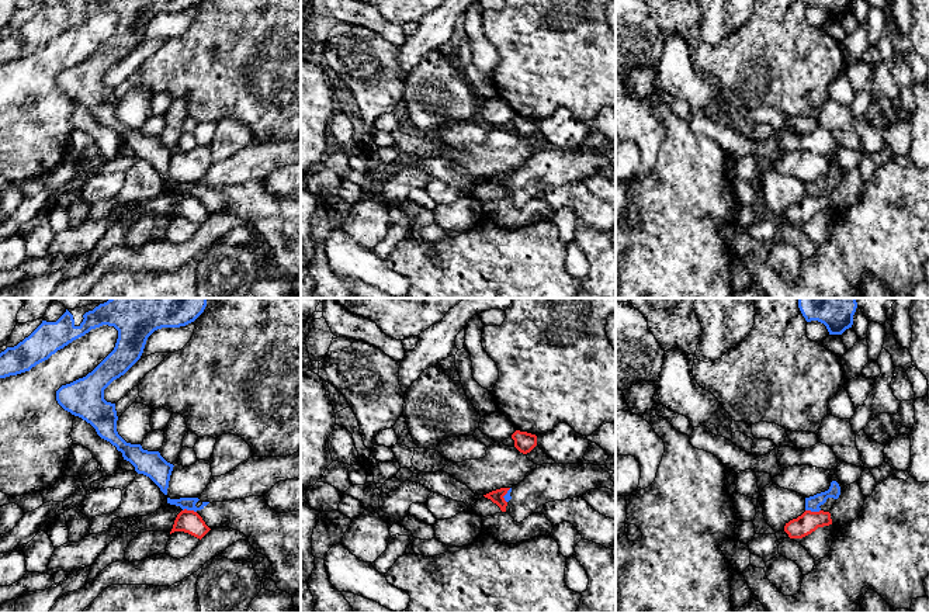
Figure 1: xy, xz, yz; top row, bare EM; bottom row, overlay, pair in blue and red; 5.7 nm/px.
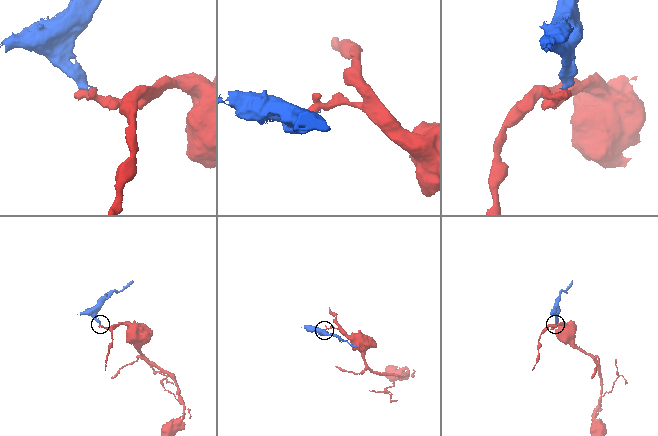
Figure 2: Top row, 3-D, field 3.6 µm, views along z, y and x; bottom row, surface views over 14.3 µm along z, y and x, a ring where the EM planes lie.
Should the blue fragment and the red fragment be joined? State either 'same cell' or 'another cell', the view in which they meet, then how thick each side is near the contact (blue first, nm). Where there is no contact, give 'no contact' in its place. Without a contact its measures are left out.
another cell | yz | 90/120 nm

